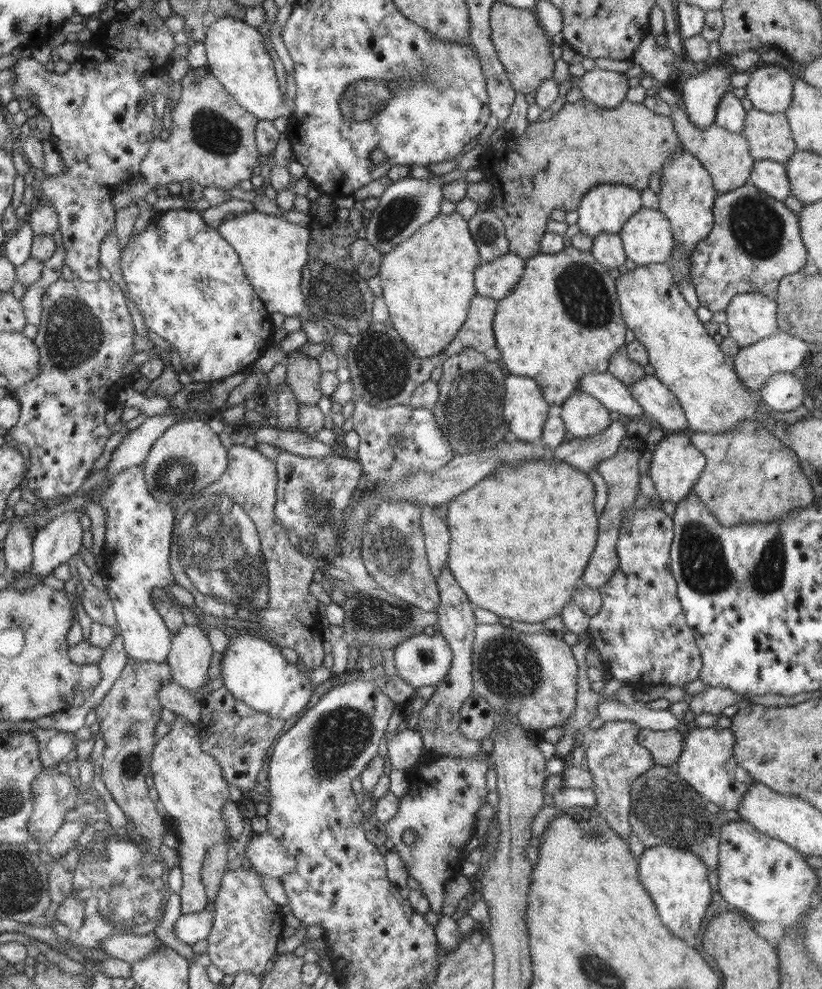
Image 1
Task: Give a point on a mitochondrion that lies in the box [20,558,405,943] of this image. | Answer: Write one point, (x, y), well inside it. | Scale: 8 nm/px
(121, 884)

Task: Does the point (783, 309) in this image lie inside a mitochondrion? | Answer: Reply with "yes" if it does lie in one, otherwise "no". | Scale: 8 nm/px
no

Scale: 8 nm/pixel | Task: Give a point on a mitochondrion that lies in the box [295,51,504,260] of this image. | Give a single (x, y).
(398, 214)

